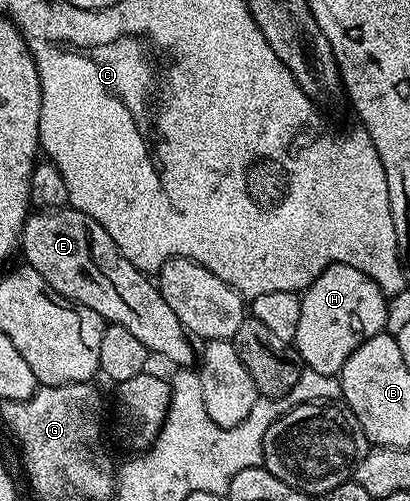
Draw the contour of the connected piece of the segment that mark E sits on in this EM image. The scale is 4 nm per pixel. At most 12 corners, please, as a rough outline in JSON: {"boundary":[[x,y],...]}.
{"boundary":[[31,212],[25,264],[174,367],[195,342],[96,219]]}

